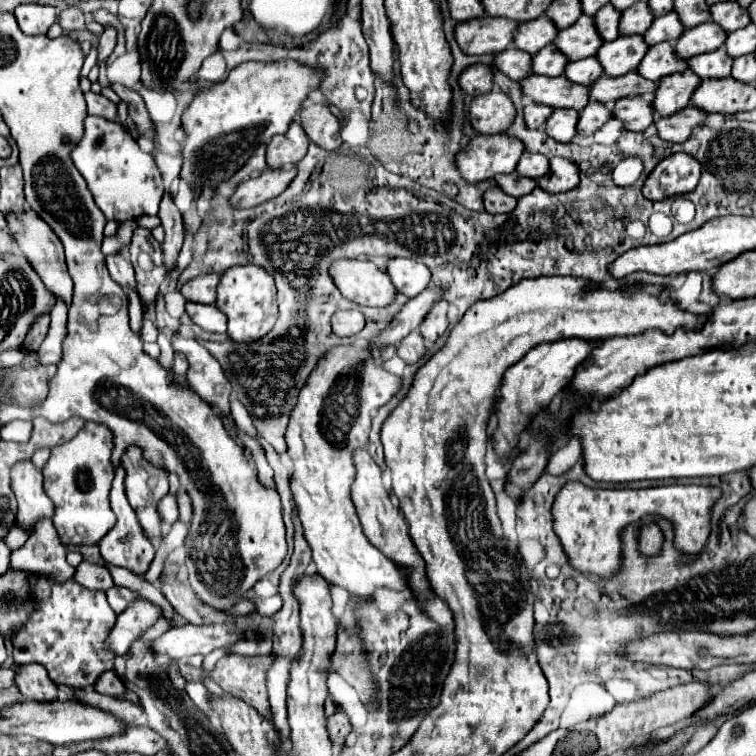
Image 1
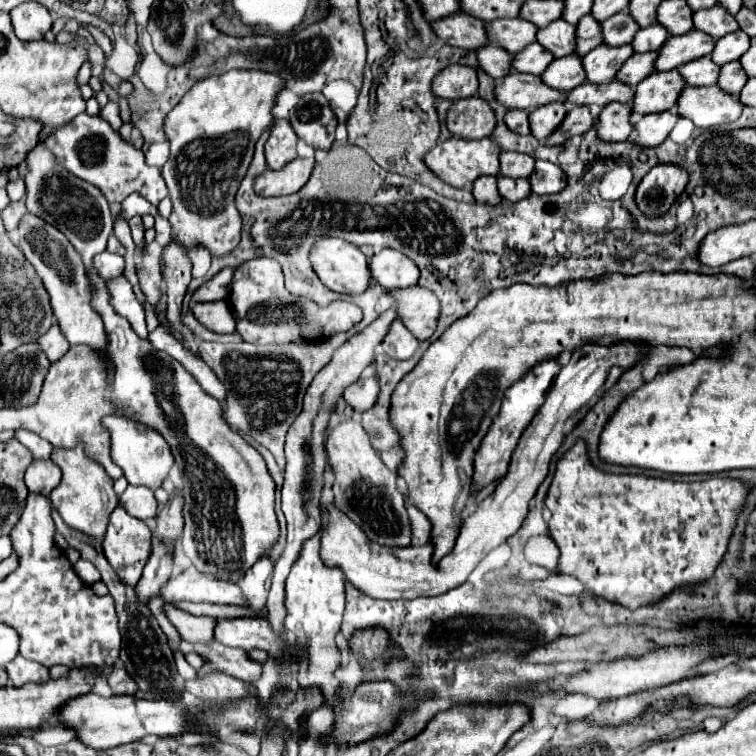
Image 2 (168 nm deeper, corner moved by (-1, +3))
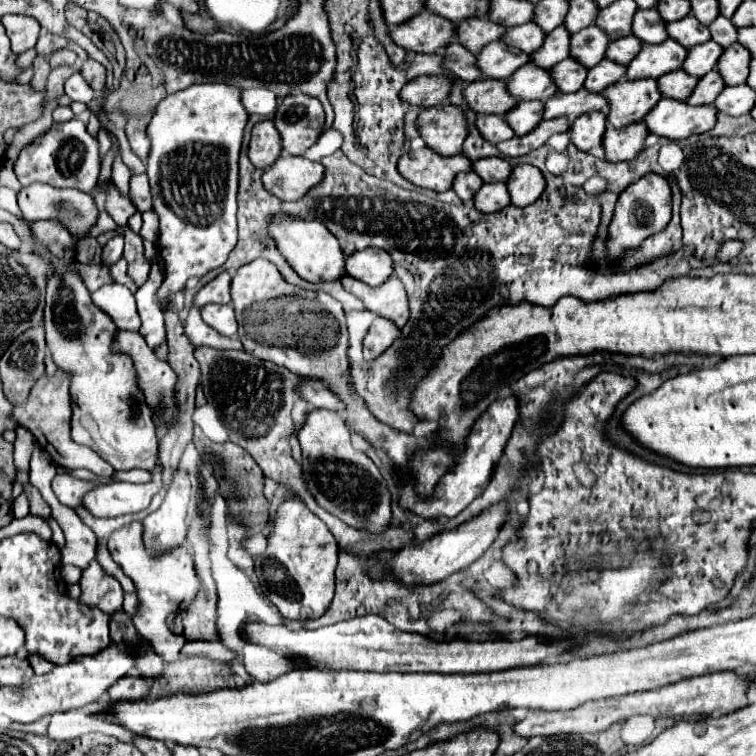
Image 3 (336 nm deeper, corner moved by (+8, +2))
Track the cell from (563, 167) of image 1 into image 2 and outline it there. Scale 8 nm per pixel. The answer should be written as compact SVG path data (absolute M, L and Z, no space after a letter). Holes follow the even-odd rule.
M536 160L536 168L528 180L532 186L532 194L540 194L540 196L562 192L566 186L566 176L562 168L546 160Z

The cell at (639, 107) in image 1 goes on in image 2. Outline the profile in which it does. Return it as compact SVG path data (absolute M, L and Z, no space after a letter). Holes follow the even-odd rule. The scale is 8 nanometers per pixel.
M612 102L604 106L596 118L596 134L602 142L624 142L632 132L632 110L626 104Z

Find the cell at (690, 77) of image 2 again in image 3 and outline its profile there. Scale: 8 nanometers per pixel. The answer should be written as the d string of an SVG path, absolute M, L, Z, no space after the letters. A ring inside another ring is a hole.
M679 69L679 71L671 71L671 73L663 75L663 77L659 77L657 81L659 81L659 91L665 97L679 99L679 101L687 101L689 95L693 93L695 85L699 83L699 77L689 75L687 71Z

